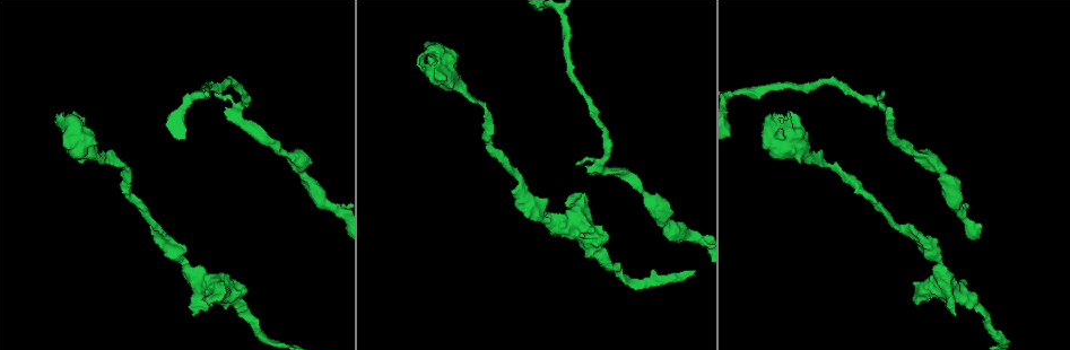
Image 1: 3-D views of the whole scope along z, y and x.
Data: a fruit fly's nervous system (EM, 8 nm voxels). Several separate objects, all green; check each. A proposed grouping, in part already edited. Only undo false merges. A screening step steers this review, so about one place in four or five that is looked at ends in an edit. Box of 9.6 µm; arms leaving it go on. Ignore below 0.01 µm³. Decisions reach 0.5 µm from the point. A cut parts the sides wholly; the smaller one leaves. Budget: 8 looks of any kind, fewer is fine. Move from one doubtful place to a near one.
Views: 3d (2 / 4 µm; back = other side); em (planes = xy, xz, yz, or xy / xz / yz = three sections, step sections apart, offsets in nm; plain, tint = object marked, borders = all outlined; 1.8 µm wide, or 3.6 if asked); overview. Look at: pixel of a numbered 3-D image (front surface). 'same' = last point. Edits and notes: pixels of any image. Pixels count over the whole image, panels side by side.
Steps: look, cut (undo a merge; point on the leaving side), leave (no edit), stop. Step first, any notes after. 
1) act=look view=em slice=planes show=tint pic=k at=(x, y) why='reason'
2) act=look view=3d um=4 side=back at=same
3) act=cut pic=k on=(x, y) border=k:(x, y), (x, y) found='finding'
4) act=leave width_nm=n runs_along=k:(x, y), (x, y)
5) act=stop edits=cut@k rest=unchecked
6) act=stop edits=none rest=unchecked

act=look view=3d um=2 pic=1 at=(917, 234) why='calibre changes'

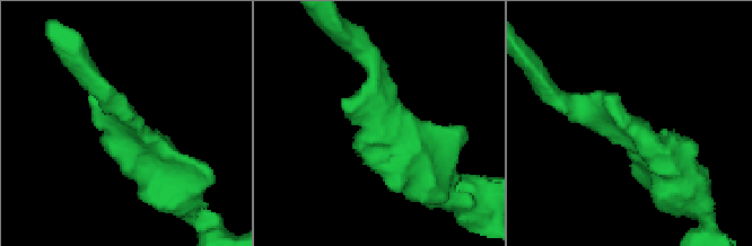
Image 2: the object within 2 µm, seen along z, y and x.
act=look view=em slice=xz step=4 show=tint pic=2 at=(635, 130) arm_widths_nm=170,340 why='now the EM'

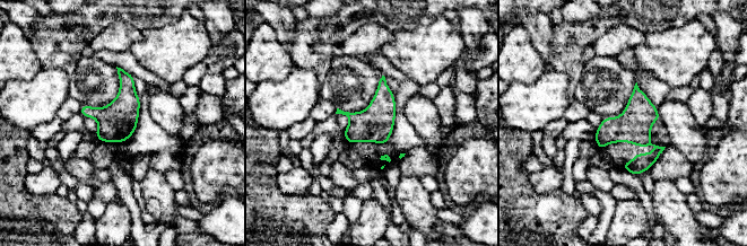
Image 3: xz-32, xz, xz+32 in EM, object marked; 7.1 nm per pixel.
act=look view=em slice=planes show=tint at=same why='cut it another way'

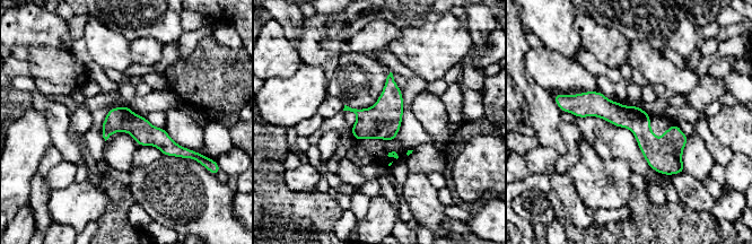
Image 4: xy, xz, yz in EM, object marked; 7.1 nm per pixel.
act=leave runs_along=4:(566, 109), (626, 116), (680, 168) found='one neuron here'

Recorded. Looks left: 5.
act=look view=em slice=planes show=tint pic=1 at=(205, 284) why='looks like a crossing'

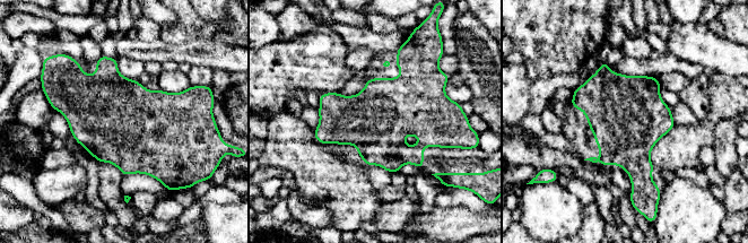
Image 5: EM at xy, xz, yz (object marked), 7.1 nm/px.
act=leave found='all the same neuron'

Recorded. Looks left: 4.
act=look view=em slice=planes show=tint pic=1 at=(771, 123) why='sudden change in width'

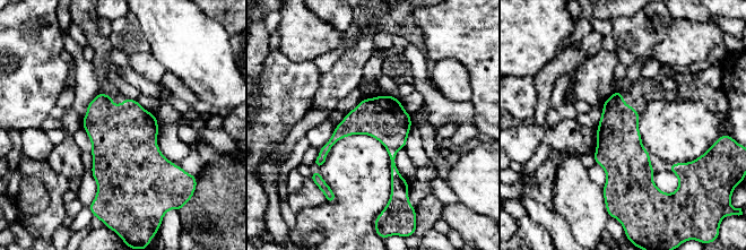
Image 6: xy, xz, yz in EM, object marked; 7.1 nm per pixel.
act=leave width_nm=320 found='one neuron here'

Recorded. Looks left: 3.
act=stop edits=none rest=unchecked

